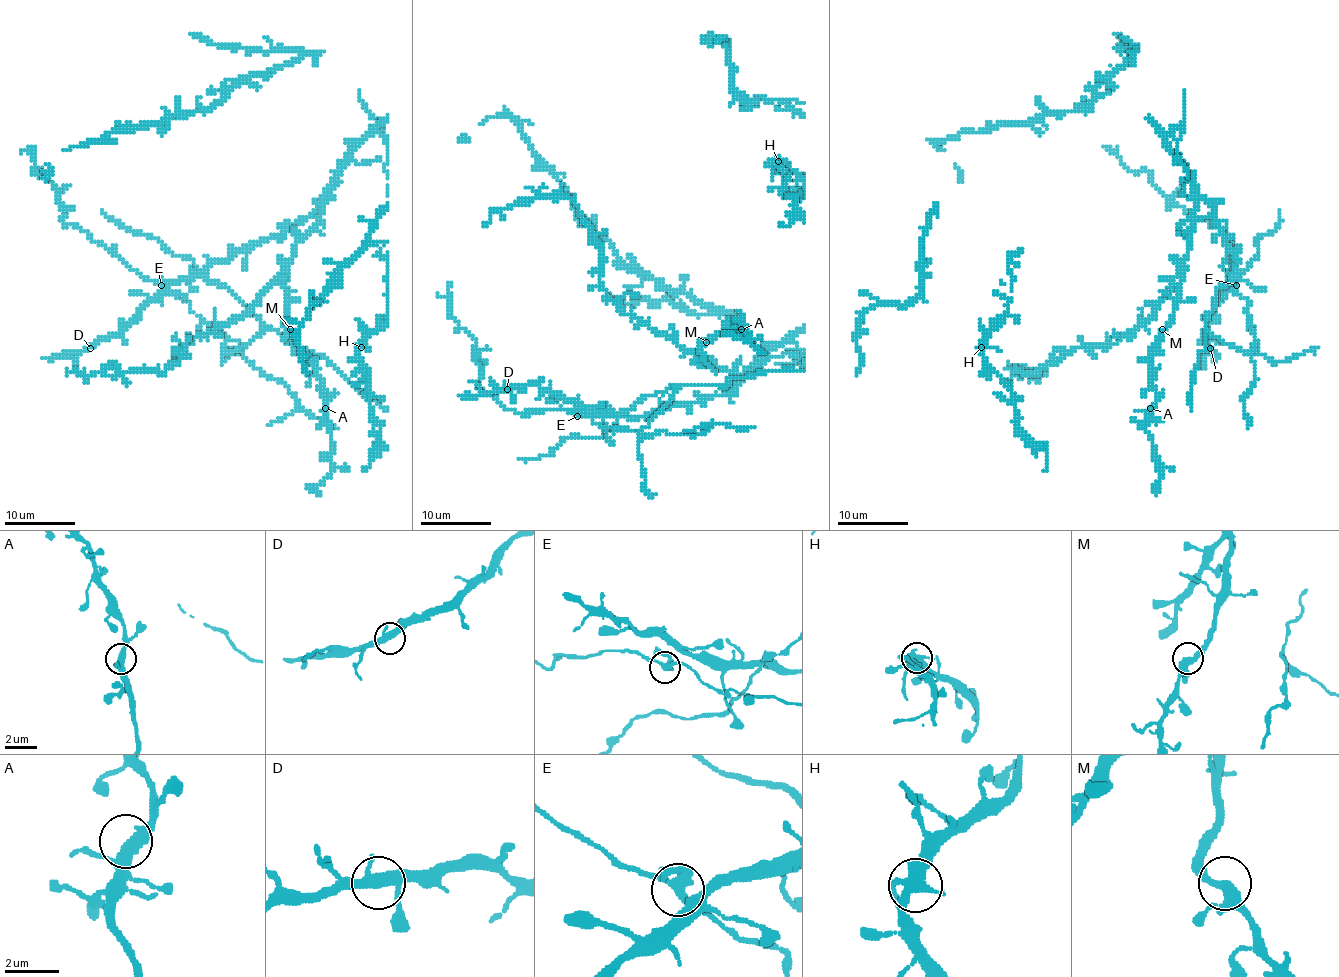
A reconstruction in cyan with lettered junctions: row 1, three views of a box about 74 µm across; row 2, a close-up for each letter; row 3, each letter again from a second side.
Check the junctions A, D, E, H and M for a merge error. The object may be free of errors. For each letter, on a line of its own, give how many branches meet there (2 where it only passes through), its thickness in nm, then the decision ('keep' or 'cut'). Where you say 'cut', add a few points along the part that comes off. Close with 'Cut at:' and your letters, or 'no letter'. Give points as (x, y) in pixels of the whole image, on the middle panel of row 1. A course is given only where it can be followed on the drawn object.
A: 3 | 360 nm | keep
D: 3 | 320 nm | keep
E: 3 | 300 nm | keep
H: 3 | 340 nm | keep
M: 3 | 360 nm | keep
Cut at: no letter

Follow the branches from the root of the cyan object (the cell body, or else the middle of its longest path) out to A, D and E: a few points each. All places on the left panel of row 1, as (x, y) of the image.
A: (302, 239), (286, 269), (284, 325), (311, 359), (312, 373), (327, 394), (325, 408)
D: (302, 239), (318, 221), (312, 214), (171, 281), (90, 348)
E: (302, 239), (318, 221), (312, 214), (205, 271), (263, 327), (233, 352), (161, 285)

